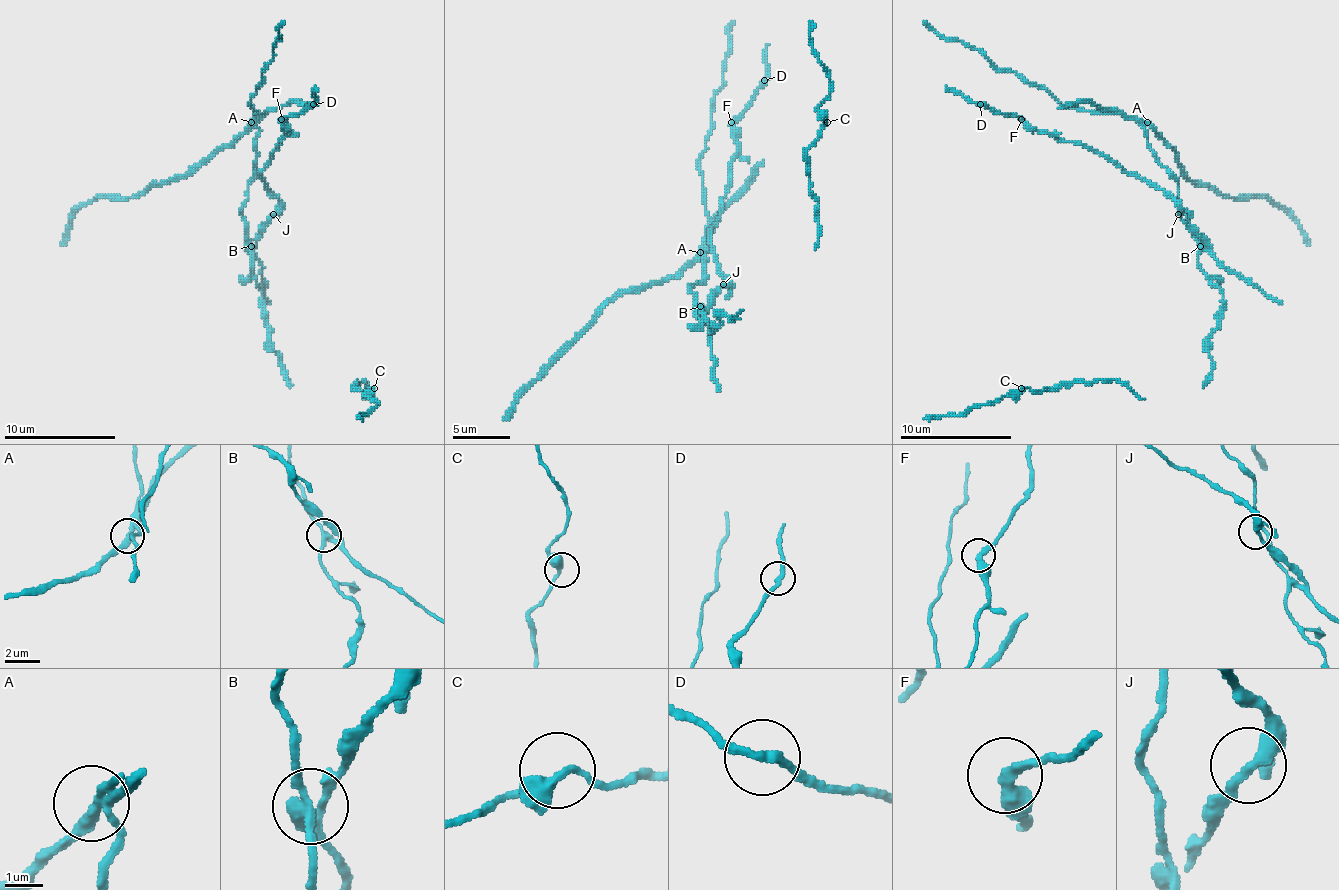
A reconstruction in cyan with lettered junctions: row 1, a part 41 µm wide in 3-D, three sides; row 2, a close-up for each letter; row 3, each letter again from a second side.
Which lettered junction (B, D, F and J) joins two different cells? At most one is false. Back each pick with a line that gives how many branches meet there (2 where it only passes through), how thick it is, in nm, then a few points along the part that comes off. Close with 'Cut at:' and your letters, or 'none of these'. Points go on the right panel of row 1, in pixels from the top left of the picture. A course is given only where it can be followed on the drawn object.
B: branches 3; calibre 260 nm
Cut at: B

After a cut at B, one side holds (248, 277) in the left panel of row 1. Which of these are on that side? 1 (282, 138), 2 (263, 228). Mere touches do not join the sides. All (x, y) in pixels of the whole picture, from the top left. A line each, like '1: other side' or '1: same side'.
1: other side
2: other side

